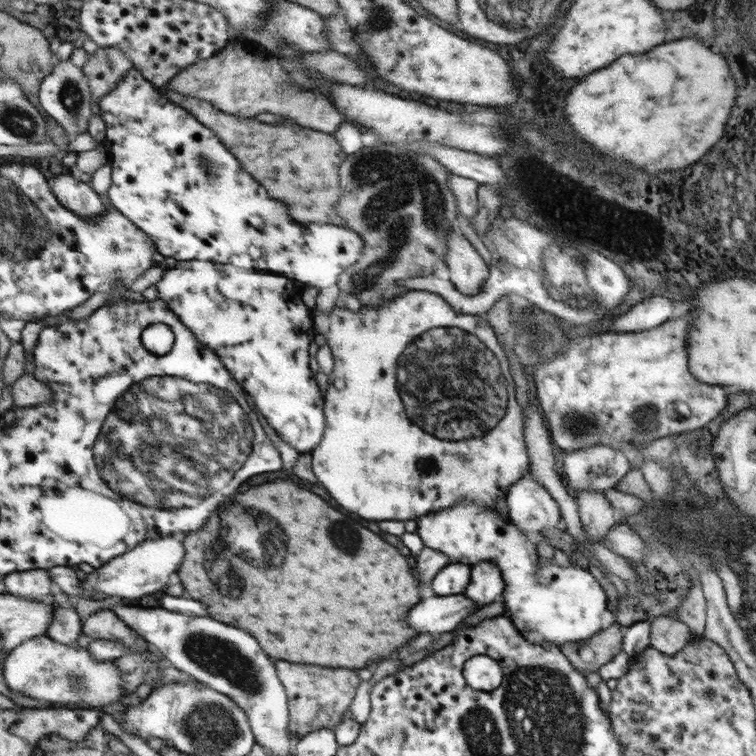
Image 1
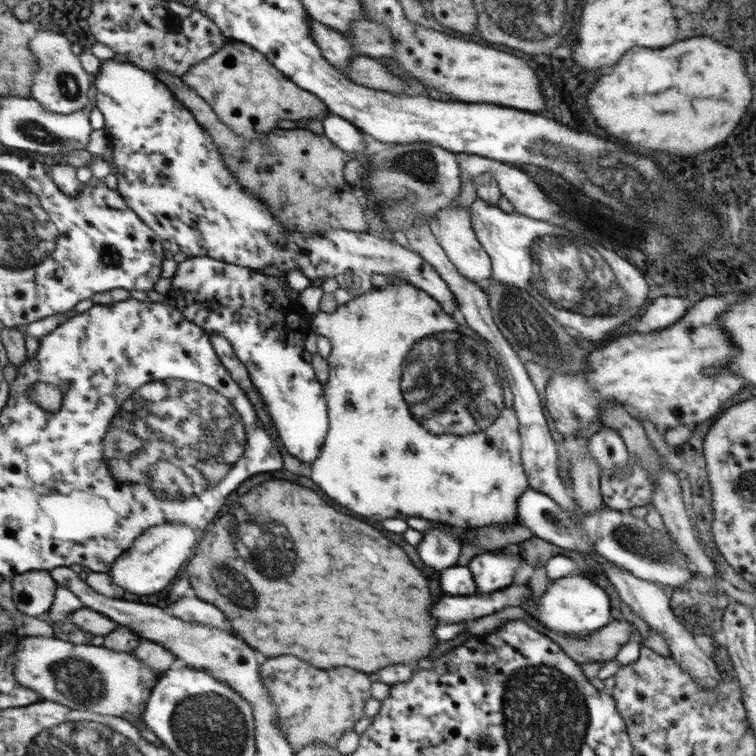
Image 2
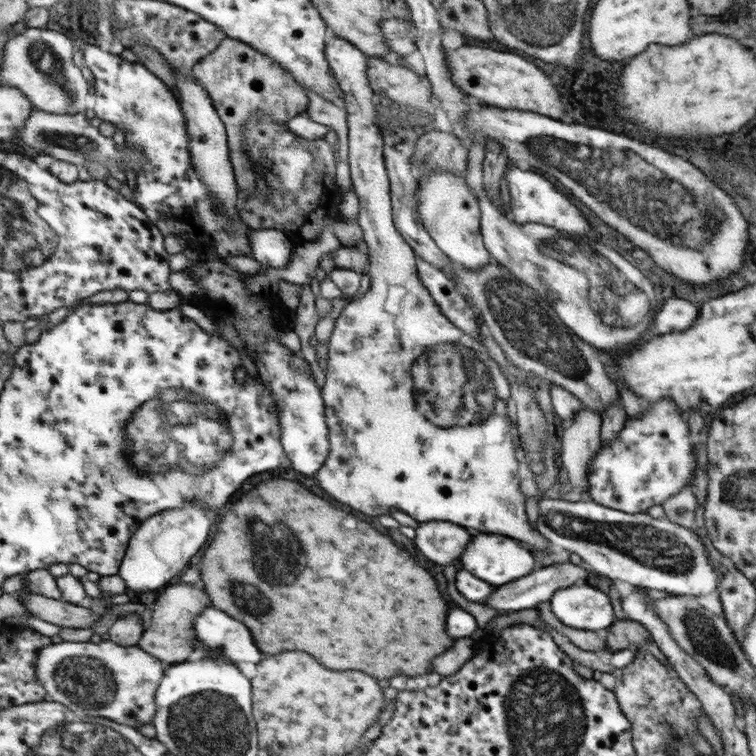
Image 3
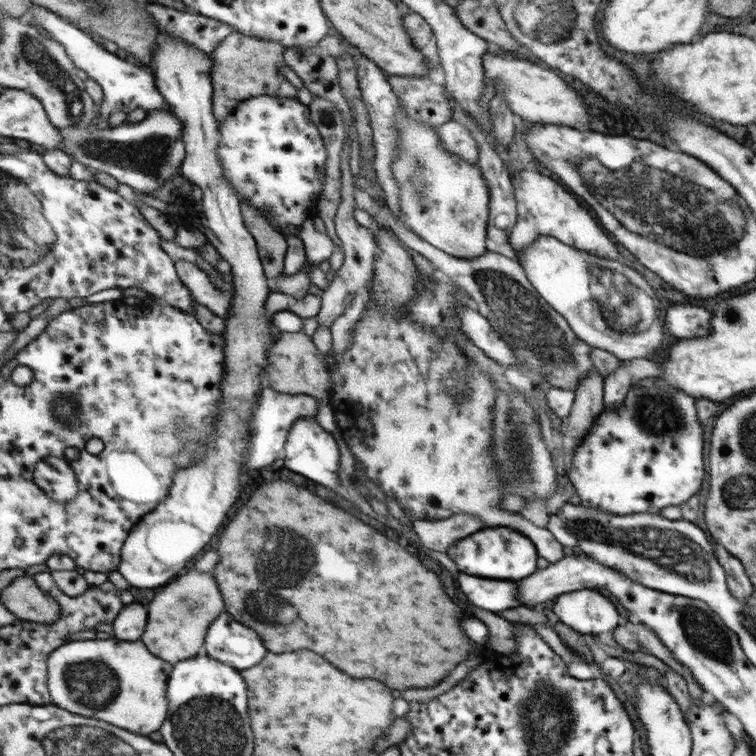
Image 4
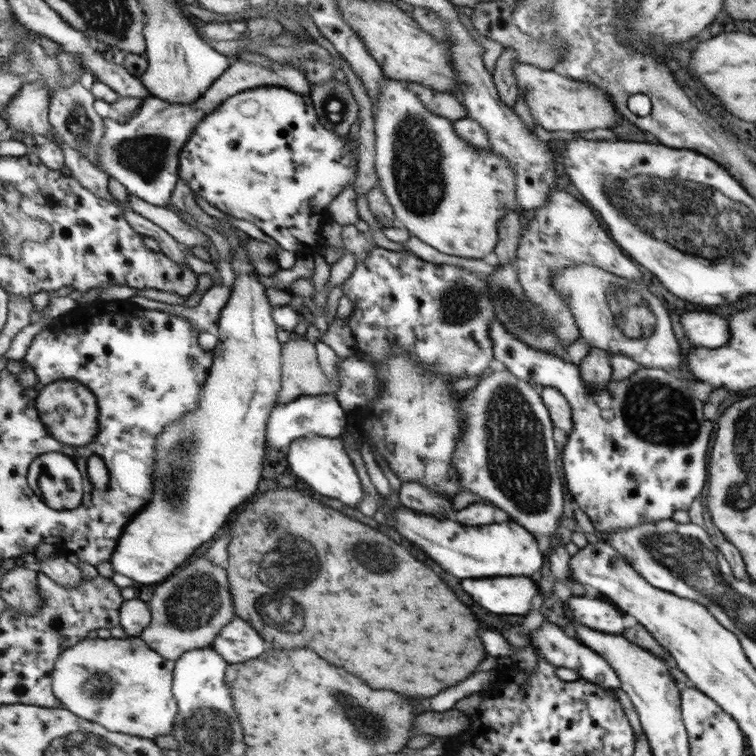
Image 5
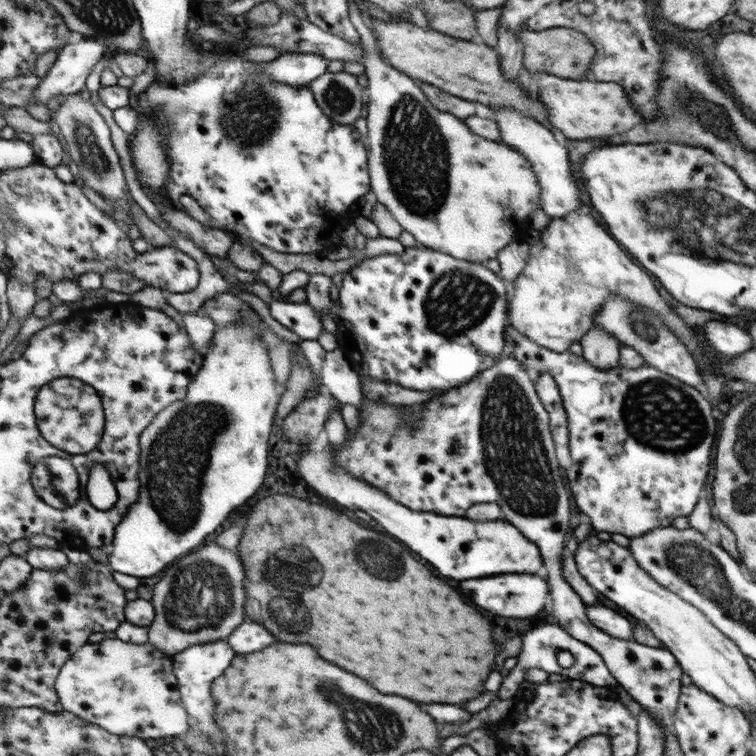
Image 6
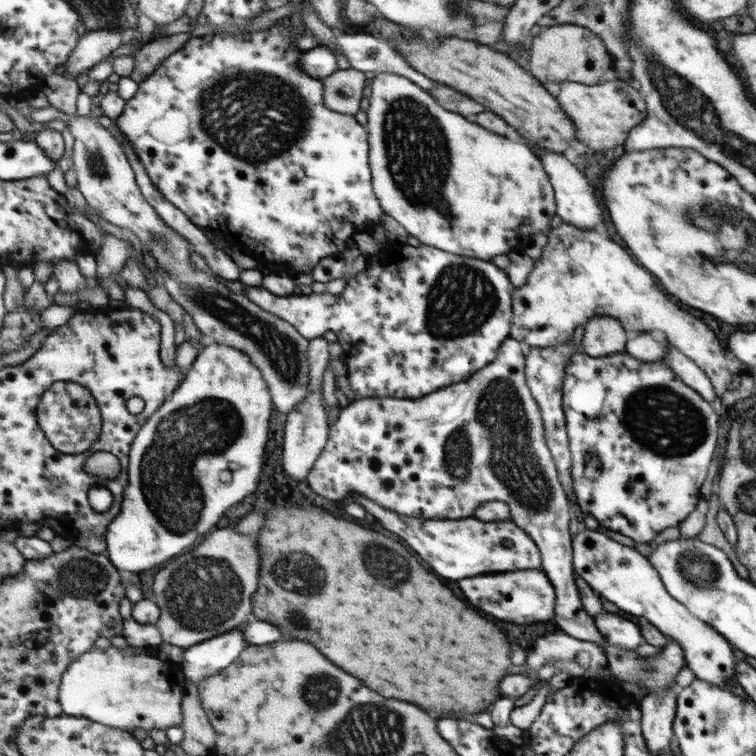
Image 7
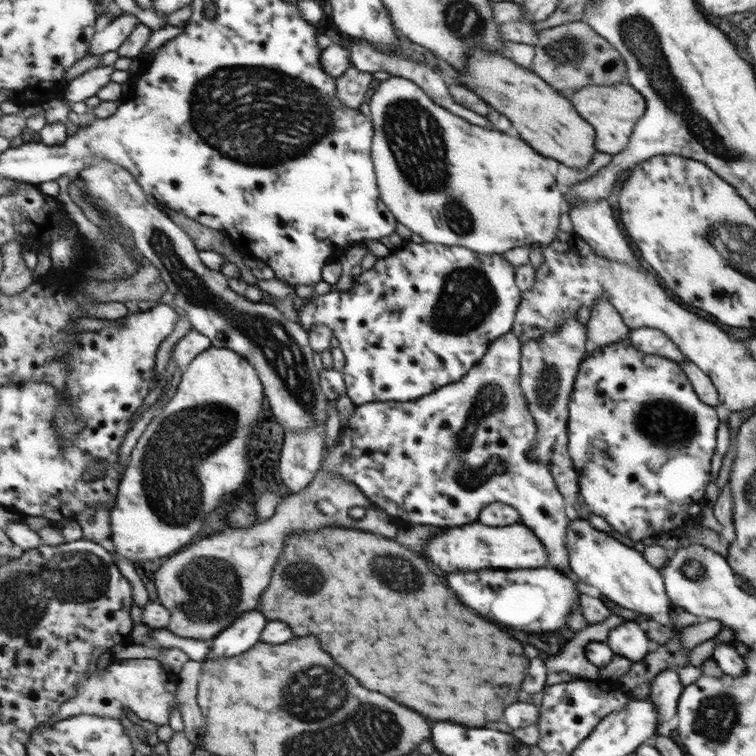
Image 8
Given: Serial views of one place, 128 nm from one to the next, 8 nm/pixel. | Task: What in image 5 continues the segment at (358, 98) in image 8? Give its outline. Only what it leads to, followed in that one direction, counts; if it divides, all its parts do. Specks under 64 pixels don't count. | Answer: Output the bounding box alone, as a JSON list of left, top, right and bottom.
[310,79,359,136]

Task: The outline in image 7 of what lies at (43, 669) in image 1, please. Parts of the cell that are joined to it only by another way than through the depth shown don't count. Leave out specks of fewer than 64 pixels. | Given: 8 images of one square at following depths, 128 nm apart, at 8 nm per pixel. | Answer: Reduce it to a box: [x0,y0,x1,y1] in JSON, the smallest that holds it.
[60,646,183,732]

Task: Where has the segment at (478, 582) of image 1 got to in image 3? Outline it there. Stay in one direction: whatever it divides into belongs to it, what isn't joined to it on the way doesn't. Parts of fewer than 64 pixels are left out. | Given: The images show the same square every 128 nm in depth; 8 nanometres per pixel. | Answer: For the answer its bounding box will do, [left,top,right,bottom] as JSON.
[459,534,531,586]

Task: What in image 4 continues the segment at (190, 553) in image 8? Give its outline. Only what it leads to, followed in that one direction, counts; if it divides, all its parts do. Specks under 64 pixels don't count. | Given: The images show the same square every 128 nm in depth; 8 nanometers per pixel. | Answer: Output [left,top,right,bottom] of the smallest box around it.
[142,568,227,666]

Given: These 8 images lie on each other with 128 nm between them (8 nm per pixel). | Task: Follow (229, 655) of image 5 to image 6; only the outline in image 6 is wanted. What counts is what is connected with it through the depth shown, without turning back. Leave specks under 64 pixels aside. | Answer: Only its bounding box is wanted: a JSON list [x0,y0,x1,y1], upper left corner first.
[227,620,275,655]

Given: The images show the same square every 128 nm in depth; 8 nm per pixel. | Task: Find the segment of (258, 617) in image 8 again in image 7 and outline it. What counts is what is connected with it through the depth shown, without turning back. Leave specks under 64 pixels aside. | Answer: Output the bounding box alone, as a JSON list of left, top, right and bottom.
[181,627,249,686]

